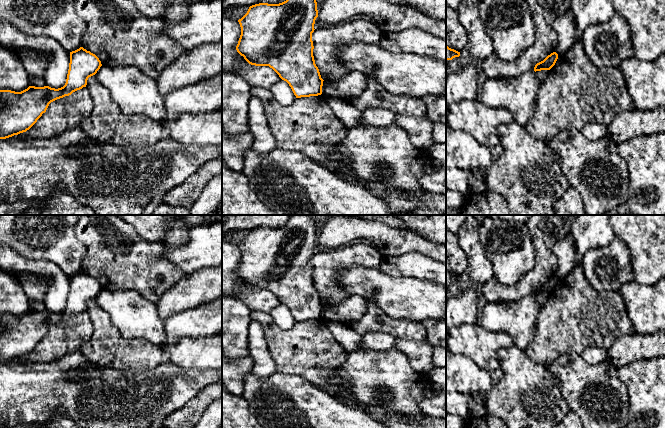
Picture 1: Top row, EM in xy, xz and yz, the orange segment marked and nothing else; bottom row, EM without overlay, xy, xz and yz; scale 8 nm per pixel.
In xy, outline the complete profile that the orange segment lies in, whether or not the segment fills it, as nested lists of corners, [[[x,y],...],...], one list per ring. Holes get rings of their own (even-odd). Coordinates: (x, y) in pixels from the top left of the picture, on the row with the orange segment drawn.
[[[80,47],[70,52],[69,70],[63,87],[29,86],[21,92],[0,90],[0,139],[29,130],[51,102],[86,87],[88,78],[95,75],[101,66],[95,54]]]

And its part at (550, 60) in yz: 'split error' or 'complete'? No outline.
complete

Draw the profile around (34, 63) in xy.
[[[20,48],[18,49],[18,56],[29,74],[39,77],[45,76],[48,65],[44,55],[41,55],[37,50]]]

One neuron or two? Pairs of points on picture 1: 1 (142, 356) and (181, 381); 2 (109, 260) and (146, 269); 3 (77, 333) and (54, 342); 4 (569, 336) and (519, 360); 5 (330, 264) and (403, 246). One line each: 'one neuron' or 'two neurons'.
1: two neurons
2: one neuron
3: one neuron
4: two neurons
5: two neurons

